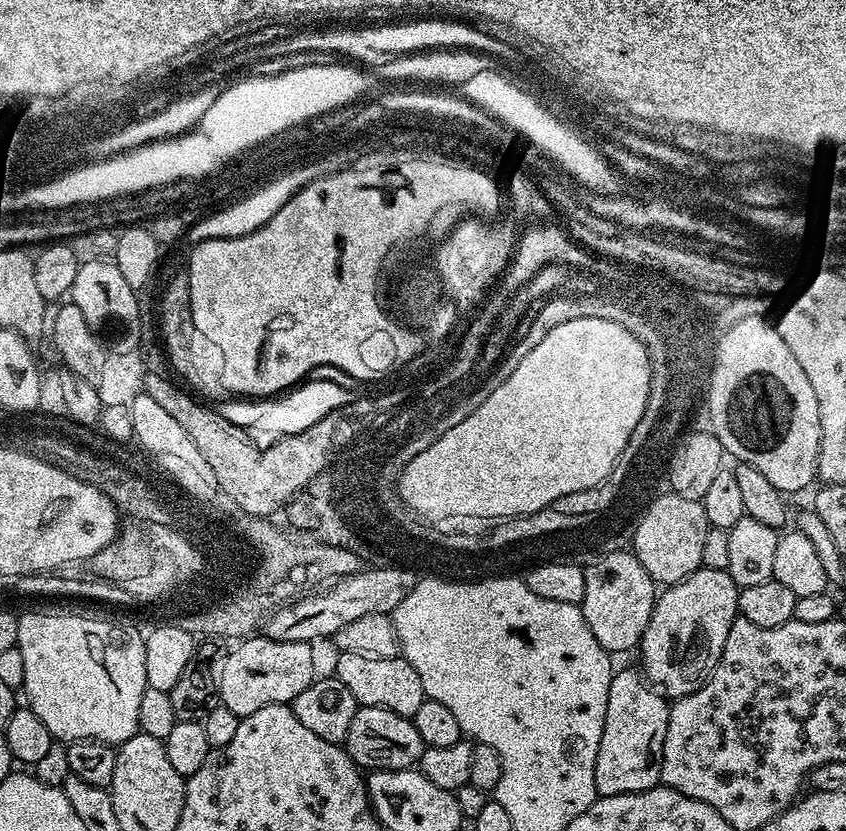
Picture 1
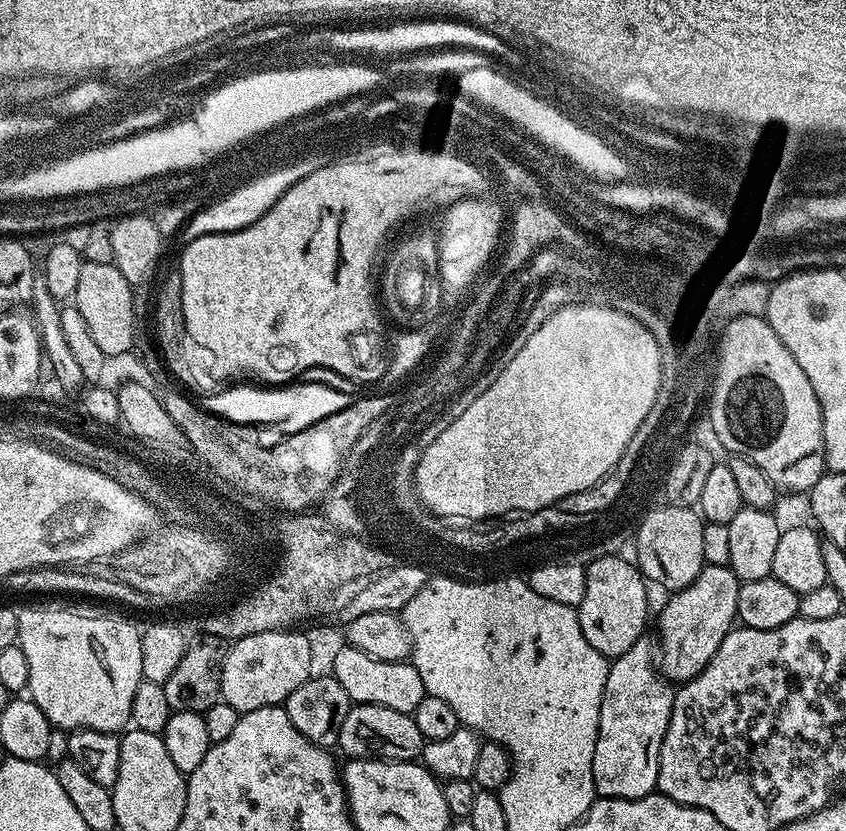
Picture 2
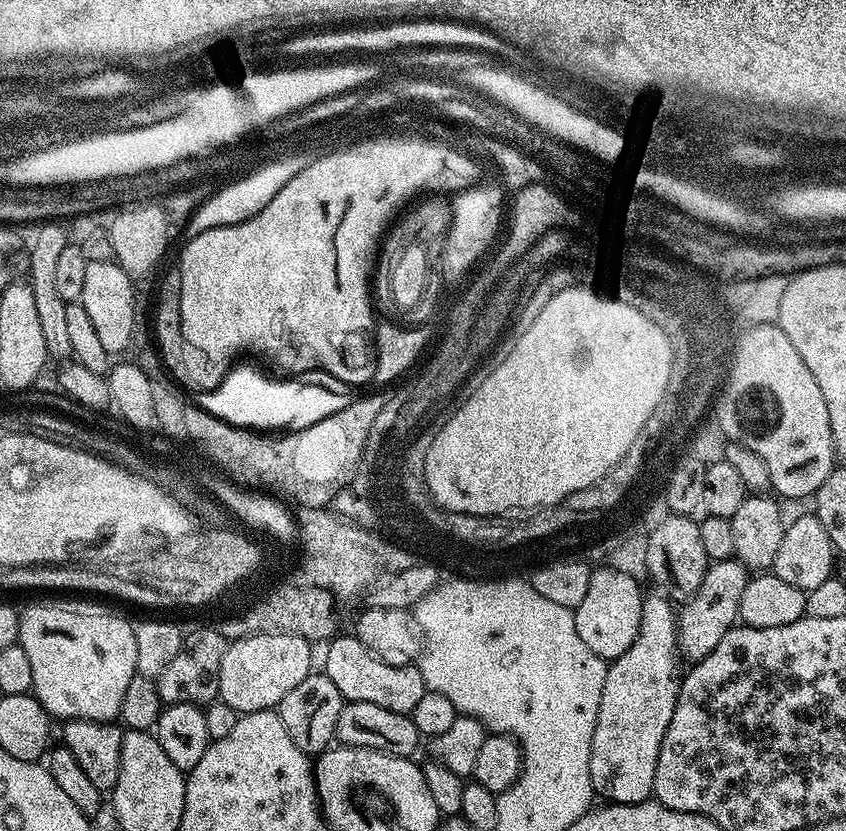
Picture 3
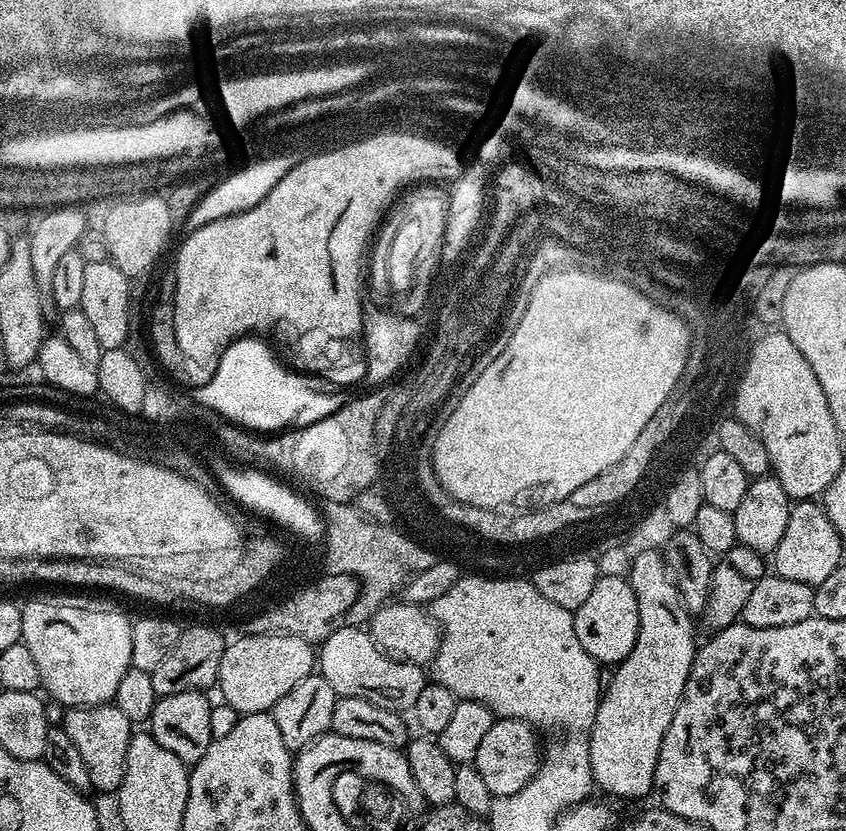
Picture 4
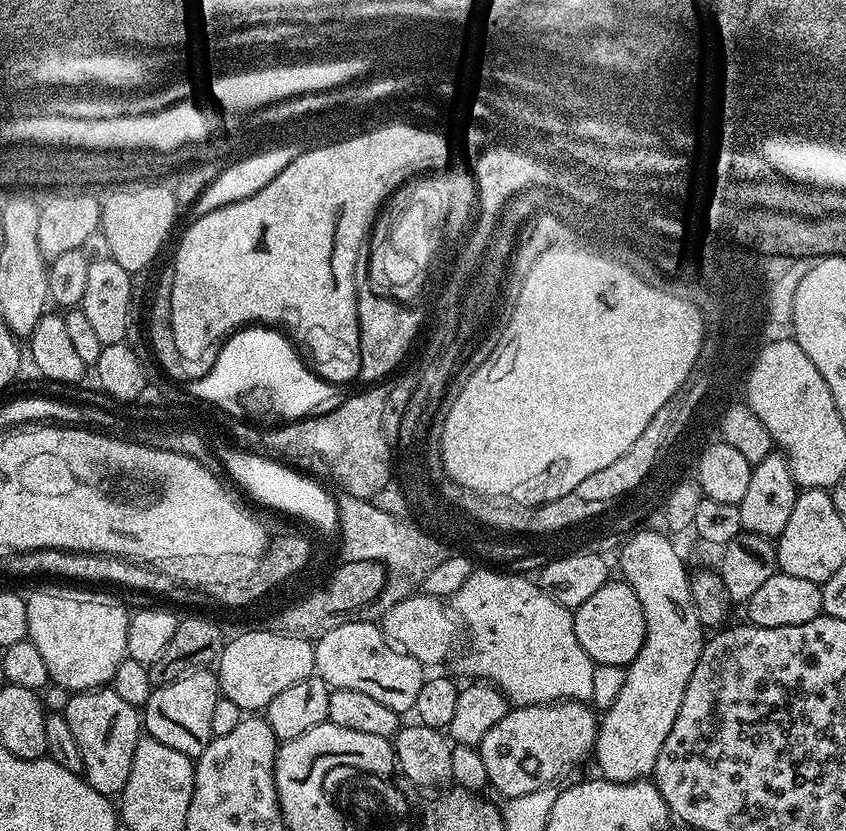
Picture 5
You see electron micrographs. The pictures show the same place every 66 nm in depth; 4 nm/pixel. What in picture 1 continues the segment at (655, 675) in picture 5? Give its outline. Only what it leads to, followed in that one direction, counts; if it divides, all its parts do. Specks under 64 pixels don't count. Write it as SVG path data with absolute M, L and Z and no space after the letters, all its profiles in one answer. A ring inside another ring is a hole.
M624 668L621 672L619 669L610 682L610 694L606 698L606 726L602 726L602 742L598 742L598 758L594 766L594 782L600 796L634 794L660 784L660 759L670 704L637 669L636 672L632 668Z

